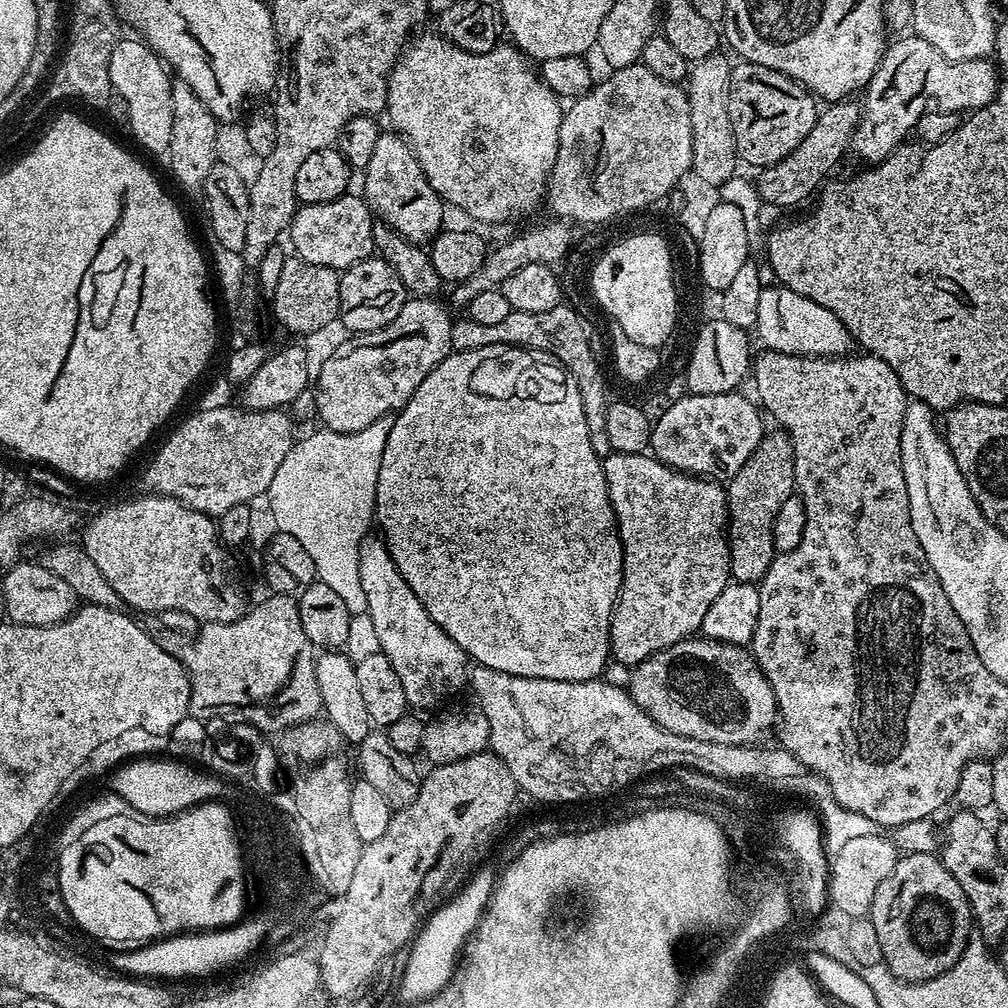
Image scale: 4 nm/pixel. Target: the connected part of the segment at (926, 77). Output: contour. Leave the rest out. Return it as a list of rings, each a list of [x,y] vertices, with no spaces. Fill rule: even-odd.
[[[915,34],[901,35],[893,44],[891,41],[885,47],[878,70],[874,70],[868,87],[863,89],[864,100],[862,99],[860,121],[852,135],[851,155],[864,160],[860,162],[868,166],[878,164],[913,135],[918,118],[922,118],[922,114],[926,114],[933,106],[938,106],[942,112],[964,114],[989,104],[996,97],[999,88],[1000,74],[997,65],[991,59],[951,60],[934,50],[934,46],[930,46],[930,42],[926,42],[922,37]]]

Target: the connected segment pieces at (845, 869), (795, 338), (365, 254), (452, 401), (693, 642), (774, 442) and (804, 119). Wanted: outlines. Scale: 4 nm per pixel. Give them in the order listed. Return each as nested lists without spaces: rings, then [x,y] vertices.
[[[871,834],[851,839],[830,860],[828,898],[831,907],[836,907],[847,918],[867,917],[874,890],[878,890],[878,886],[882,886],[882,882],[890,878],[897,859],[896,843],[887,835]]]
[[[783,286],[761,287],[755,335],[767,351],[795,356],[846,356],[854,348],[852,335],[830,309]]]
[[[345,194],[330,202],[300,204],[287,235],[292,236],[291,250],[314,266],[343,270],[369,259],[376,252],[372,222],[374,213],[359,195]]]
[[[495,344],[486,346],[478,350],[469,352],[449,352],[447,358],[430,374],[426,374],[426,382],[414,390],[414,394],[406,402],[406,406],[395,413],[396,421],[394,426],[390,426],[390,438],[386,438],[386,450],[382,450],[382,462],[378,466],[378,486],[376,487],[376,510],[374,513],[375,523],[380,524],[378,529],[384,545],[388,547],[388,553],[394,558],[402,578],[418,594],[418,602],[426,606],[426,614],[446,630],[458,646],[476,664],[490,666],[490,670],[502,670],[502,674],[514,674],[522,678],[550,678],[551,680],[561,680],[562,682],[586,682],[603,677],[604,667],[610,663],[610,626],[612,625],[612,615],[616,609],[616,600],[620,596],[622,586],[622,570],[624,569],[624,555],[622,554],[622,542],[620,541],[620,531],[616,529],[616,515],[610,502],[610,494],[606,486],[606,474],[602,457],[594,454],[594,446],[590,446],[590,430],[586,430],[586,414],[582,406],[582,394],[578,390],[578,382],[574,382],[572,375],[560,365],[550,354],[545,352],[534,352],[530,348],[513,348],[510,344]]]
[[[689,638],[678,642],[635,665],[626,691],[650,718],[654,718],[654,722],[658,722],[658,726],[670,730],[670,734],[698,738],[702,742],[756,746],[771,728],[773,731],[778,720],[770,682],[762,674],[751,651],[739,644],[723,644],[707,638]]]
[[[769,431],[764,436],[762,442],[758,442],[758,450],[754,450],[754,454],[750,454],[750,458],[746,458],[746,466],[742,466],[742,470],[738,470],[734,473],[726,484],[726,491],[728,493],[728,523],[726,525],[726,535],[728,537],[728,553],[730,554],[730,570],[732,571],[731,579],[737,584],[756,584],[766,574],[770,562],[777,554],[776,547],[774,546],[774,517],[778,515],[778,510],[782,507],[782,502],[786,502],[786,498],[790,498],[796,492],[792,437],[788,435],[787,431],[775,431],[776,432]]]
[[[737,63],[730,78],[728,109],[739,159],[753,164],[756,170],[763,170],[786,158],[816,124],[818,107],[815,103],[808,89],[781,72],[757,64]]]

